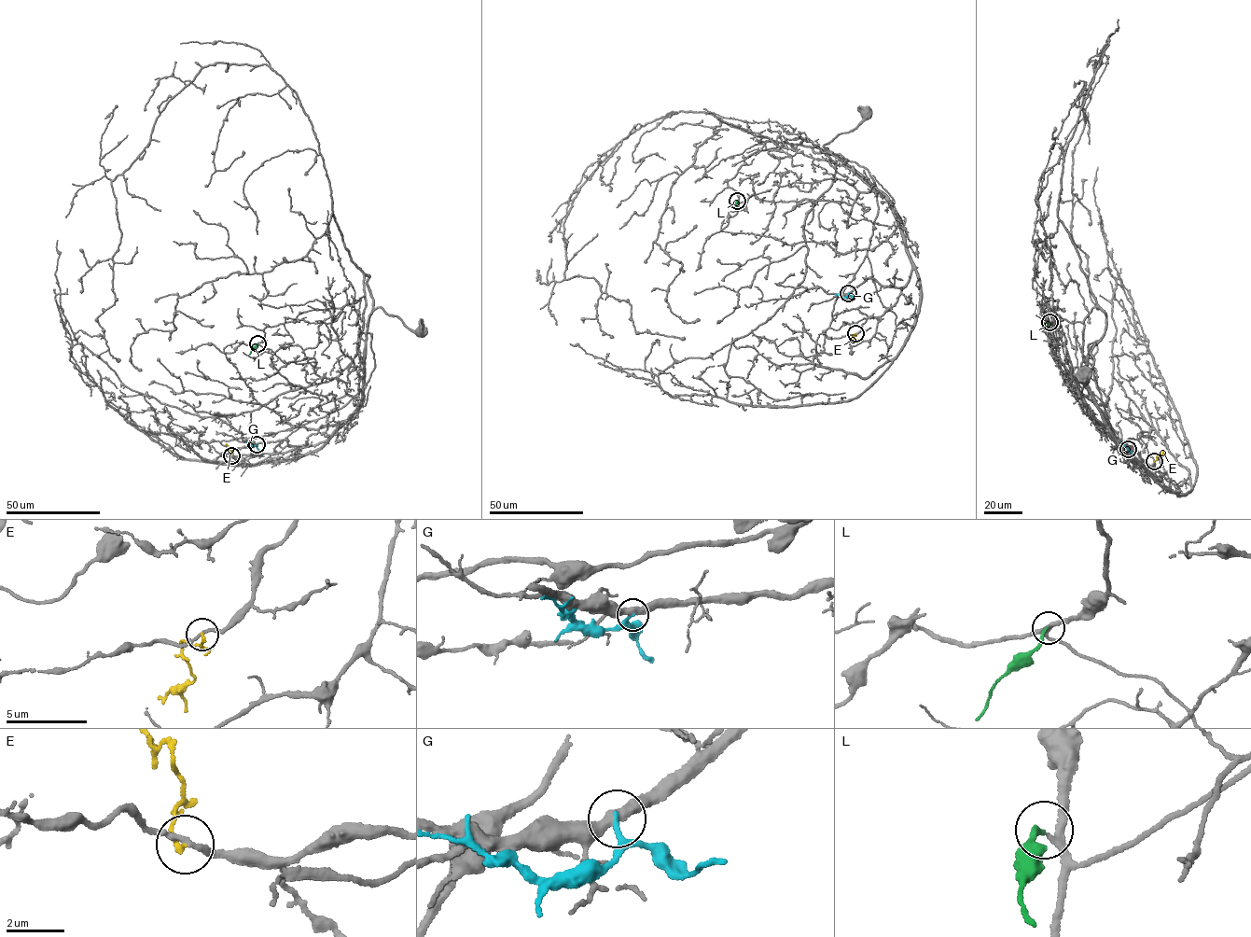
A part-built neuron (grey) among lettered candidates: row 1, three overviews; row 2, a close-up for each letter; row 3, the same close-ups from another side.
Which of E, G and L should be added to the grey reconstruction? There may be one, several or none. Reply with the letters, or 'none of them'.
L

